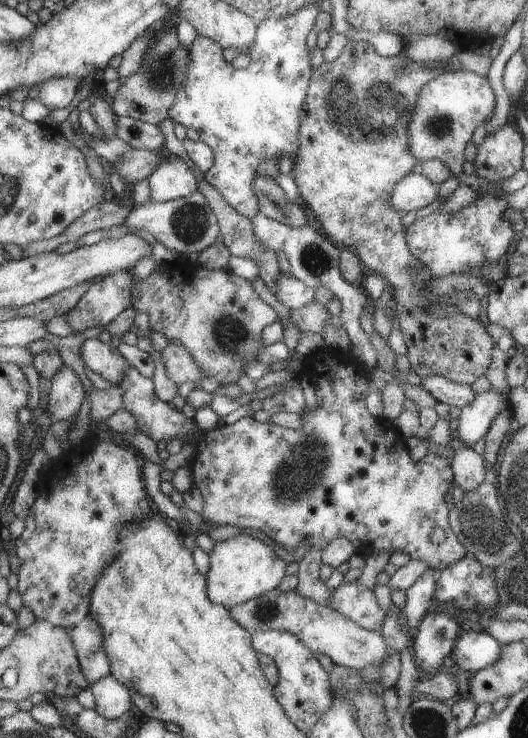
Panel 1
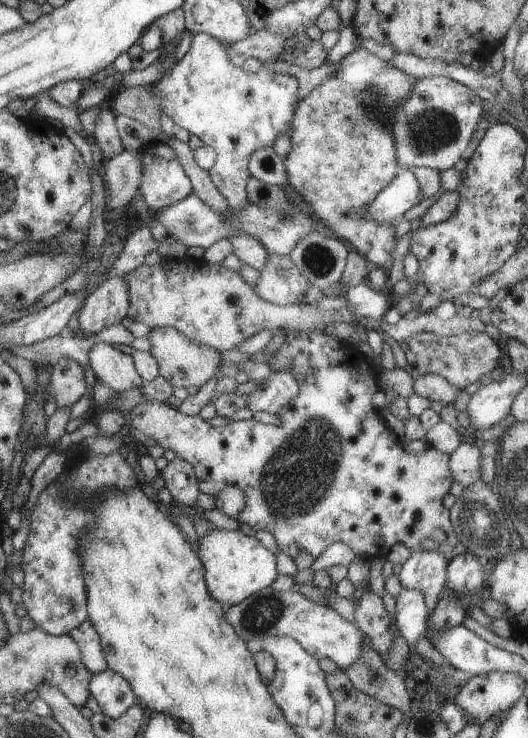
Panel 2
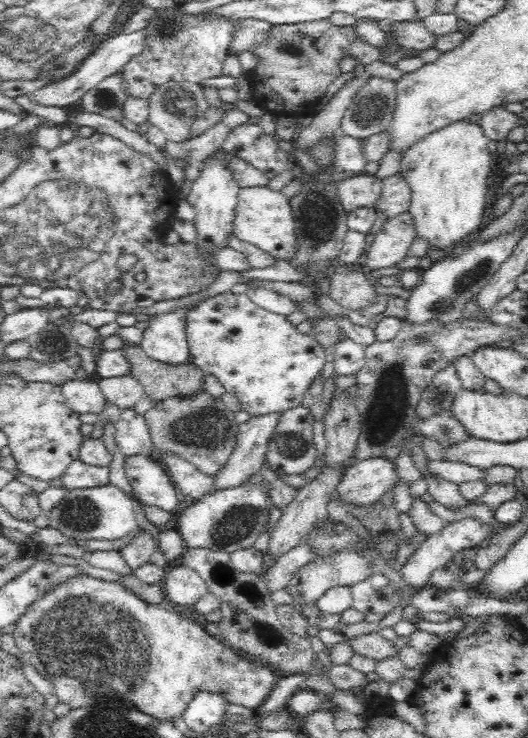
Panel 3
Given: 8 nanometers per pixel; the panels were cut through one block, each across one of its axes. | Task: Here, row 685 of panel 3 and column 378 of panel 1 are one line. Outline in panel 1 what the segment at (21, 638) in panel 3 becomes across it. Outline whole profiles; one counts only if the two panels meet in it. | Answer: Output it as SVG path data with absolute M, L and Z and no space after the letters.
M348 40L335 60L323 61L319 68L311 69L305 98L299 106L299 148L288 172L294 178L299 196L319 219L320 229L326 238L339 248L353 250L366 273L382 277L391 287L394 325L399 328L406 346L405 356L410 372L422 378L441 376L452 383L470 385L479 376L484 376L491 364L493 342L489 333L478 320L472 320L463 313L453 312L443 318L427 314L425 294L428 292L425 284L432 278L431 273L423 262L409 254L404 239L406 229L401 226L404 212L397 212L389 204L395 182L399 182L405 174L416 171L419 164L407 148L407 126L415 112L419 90L447 66L446 60L436 61L437 64L431 66L430 63L403 60L399 55L383 57L370 43Z

